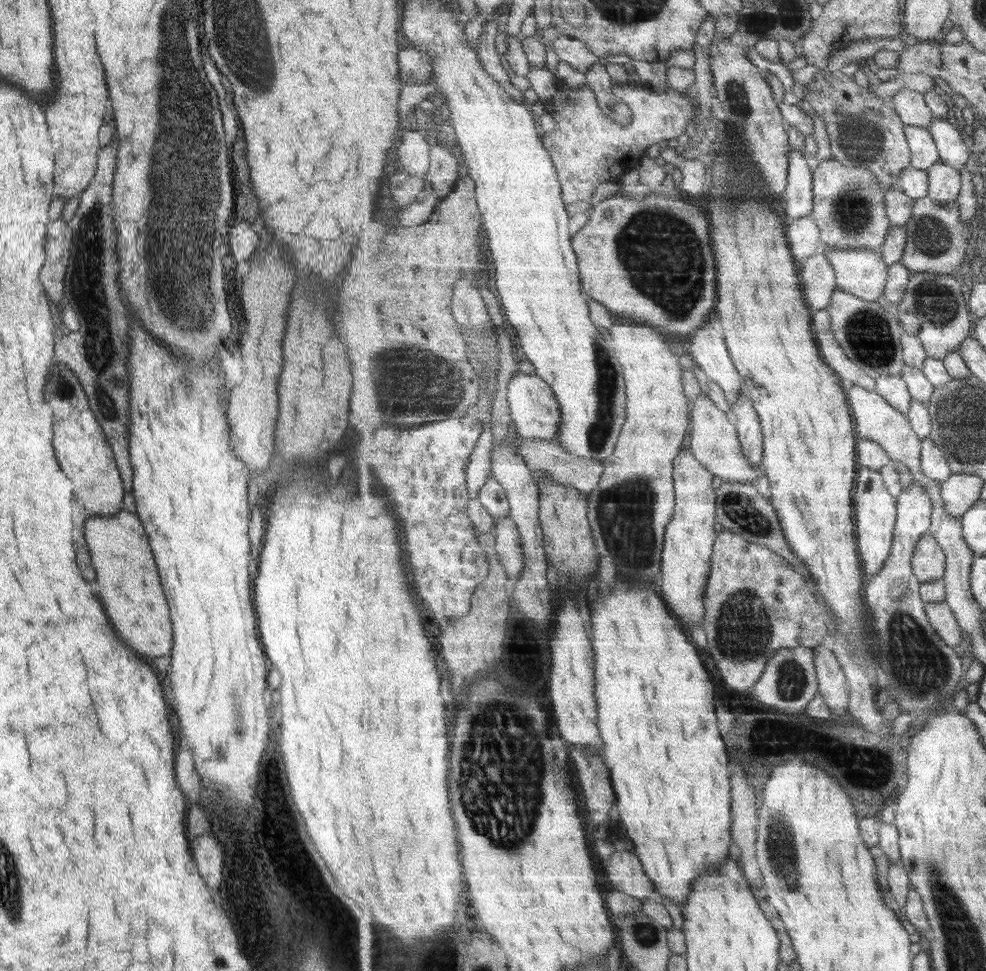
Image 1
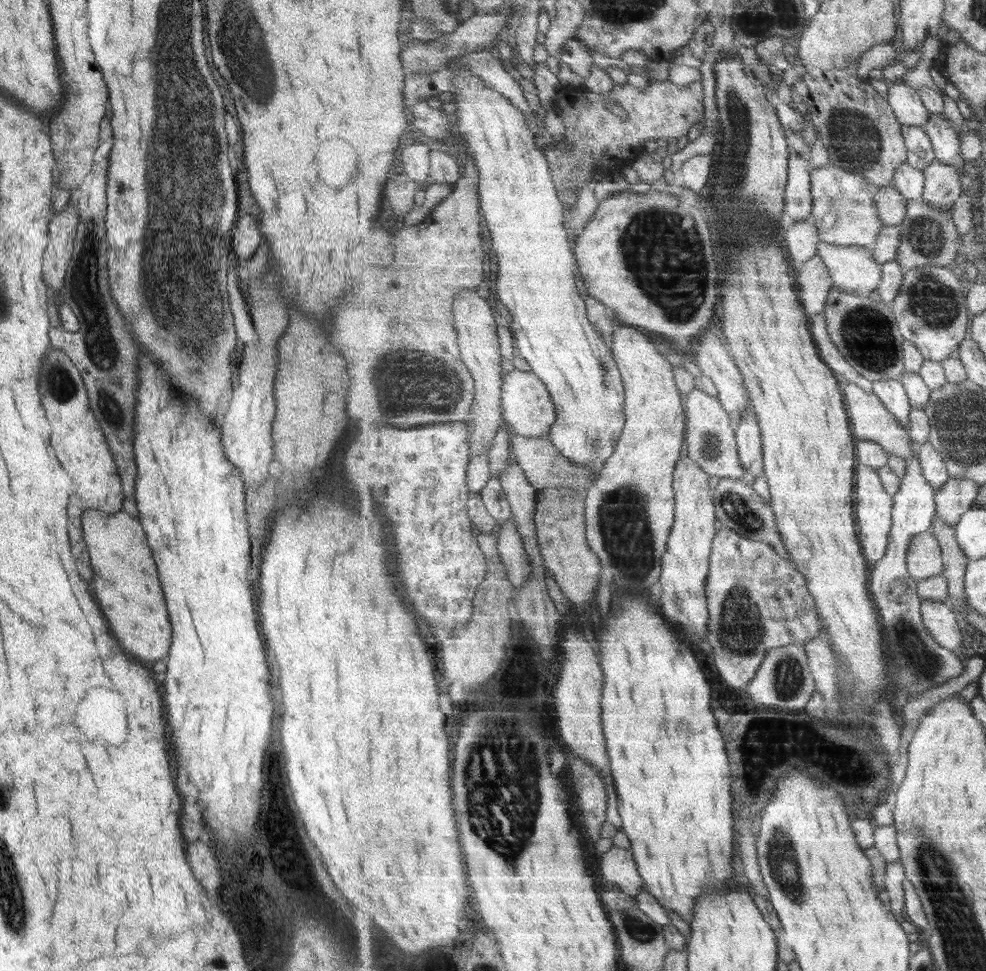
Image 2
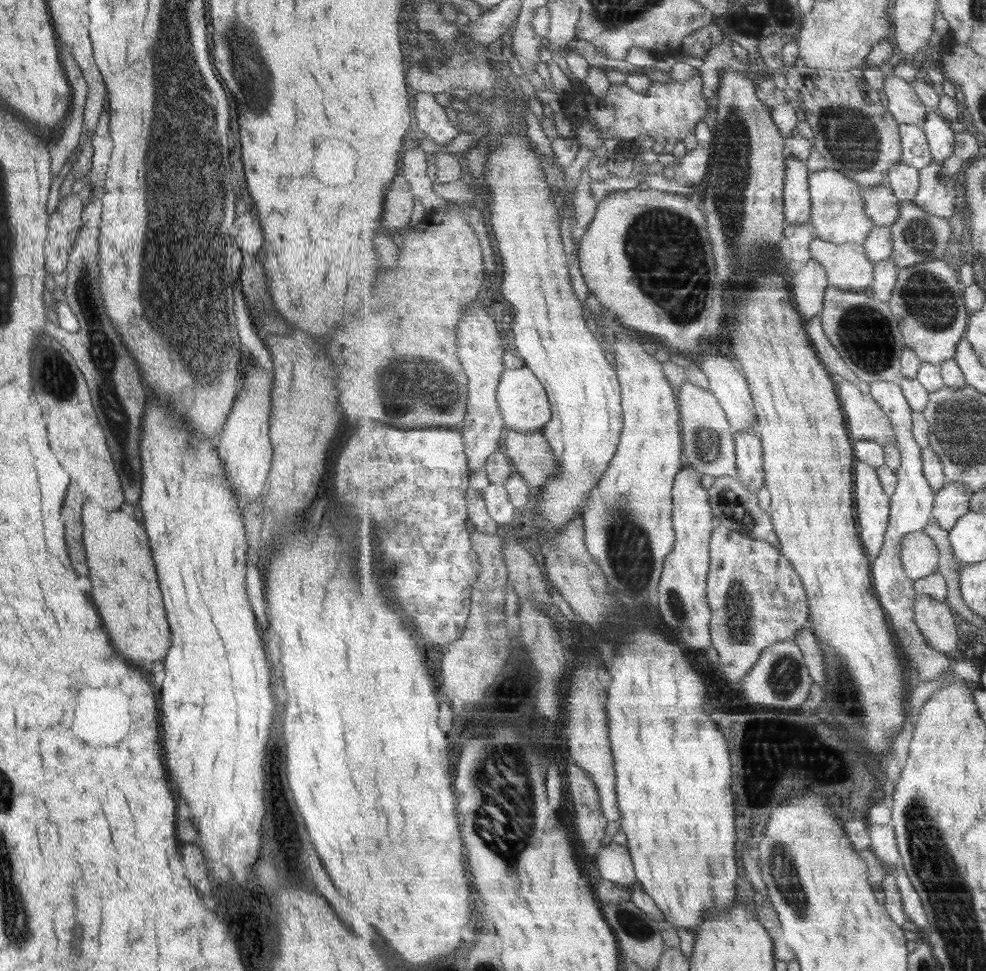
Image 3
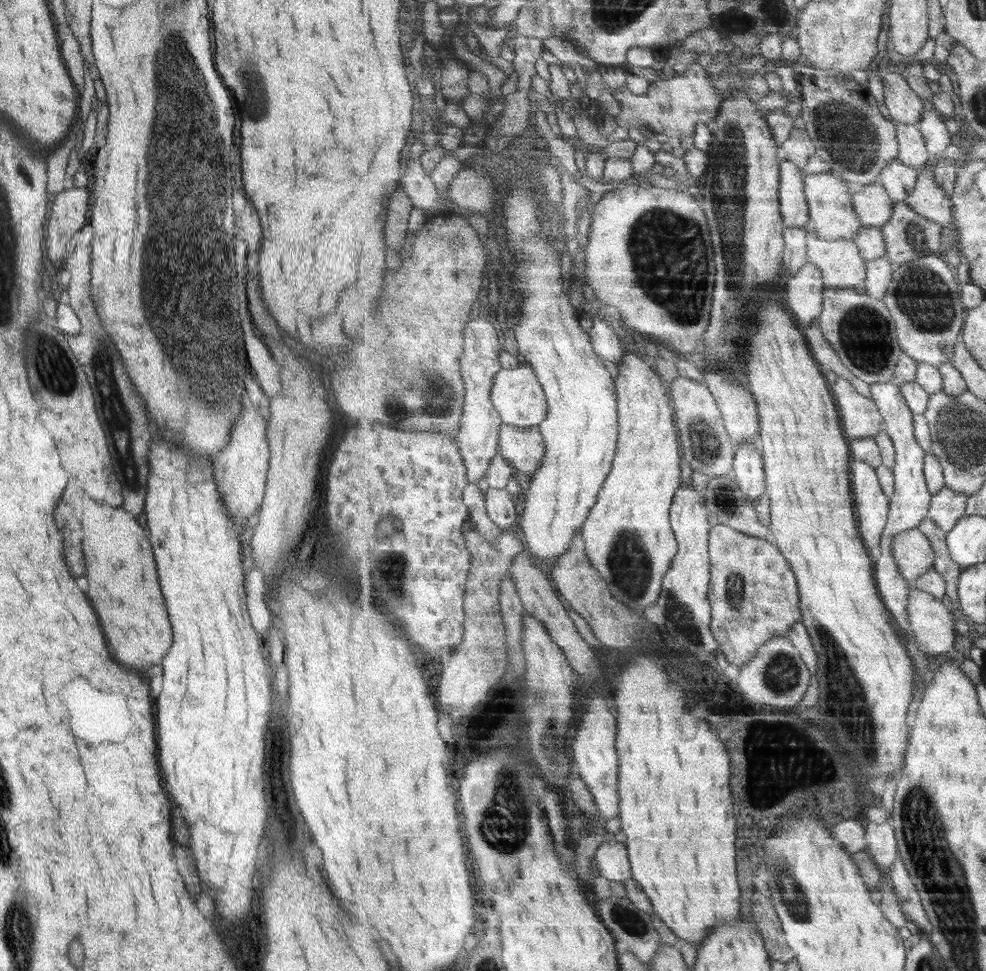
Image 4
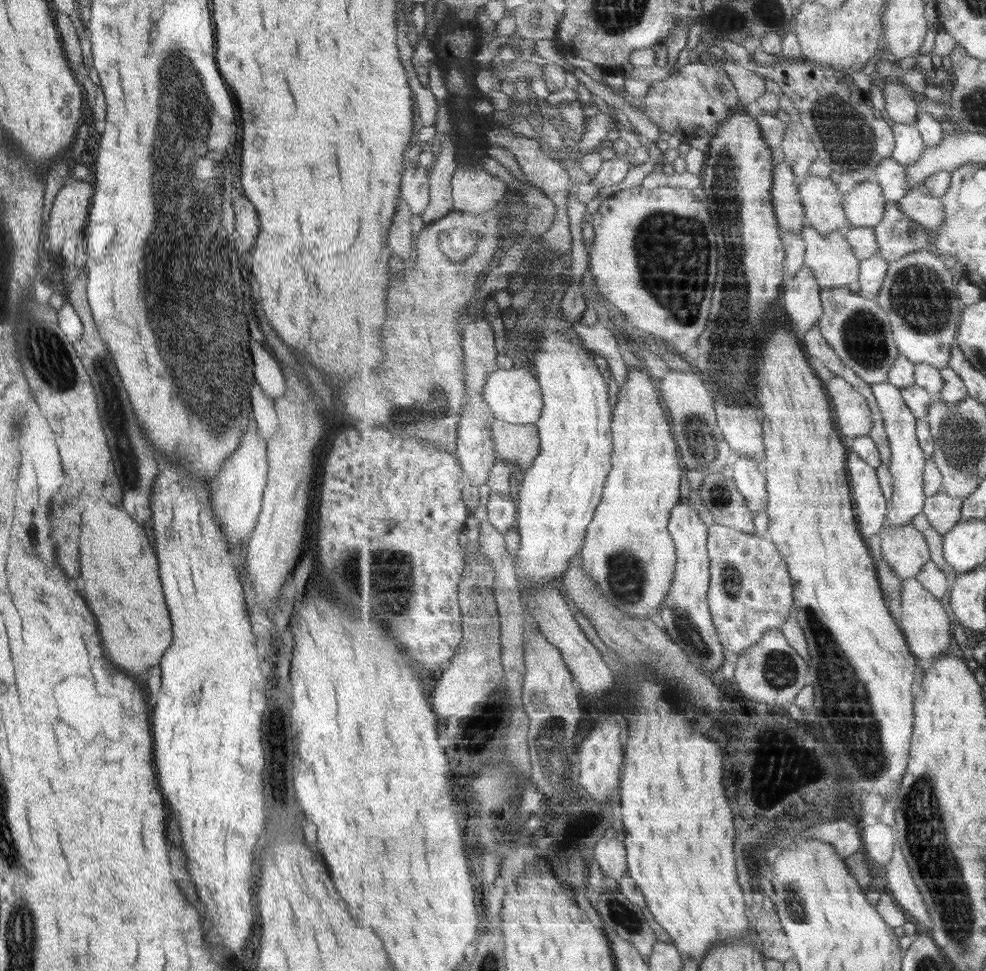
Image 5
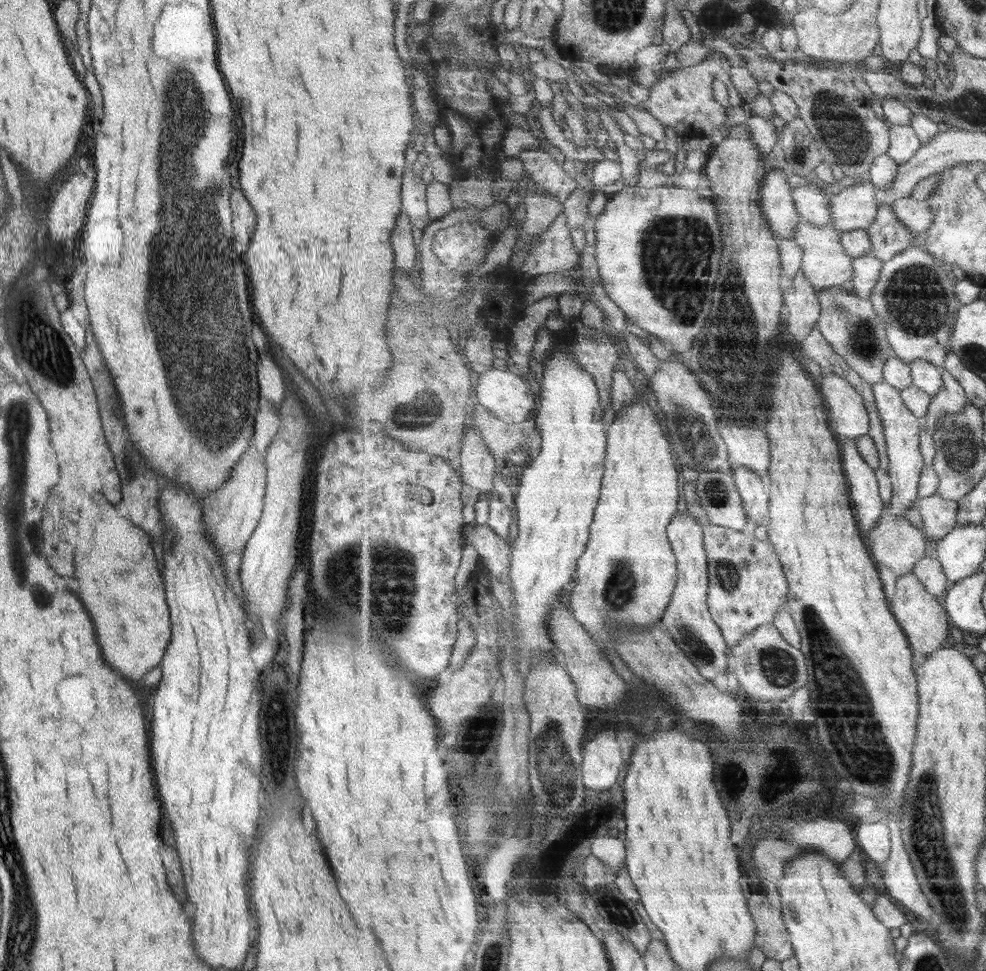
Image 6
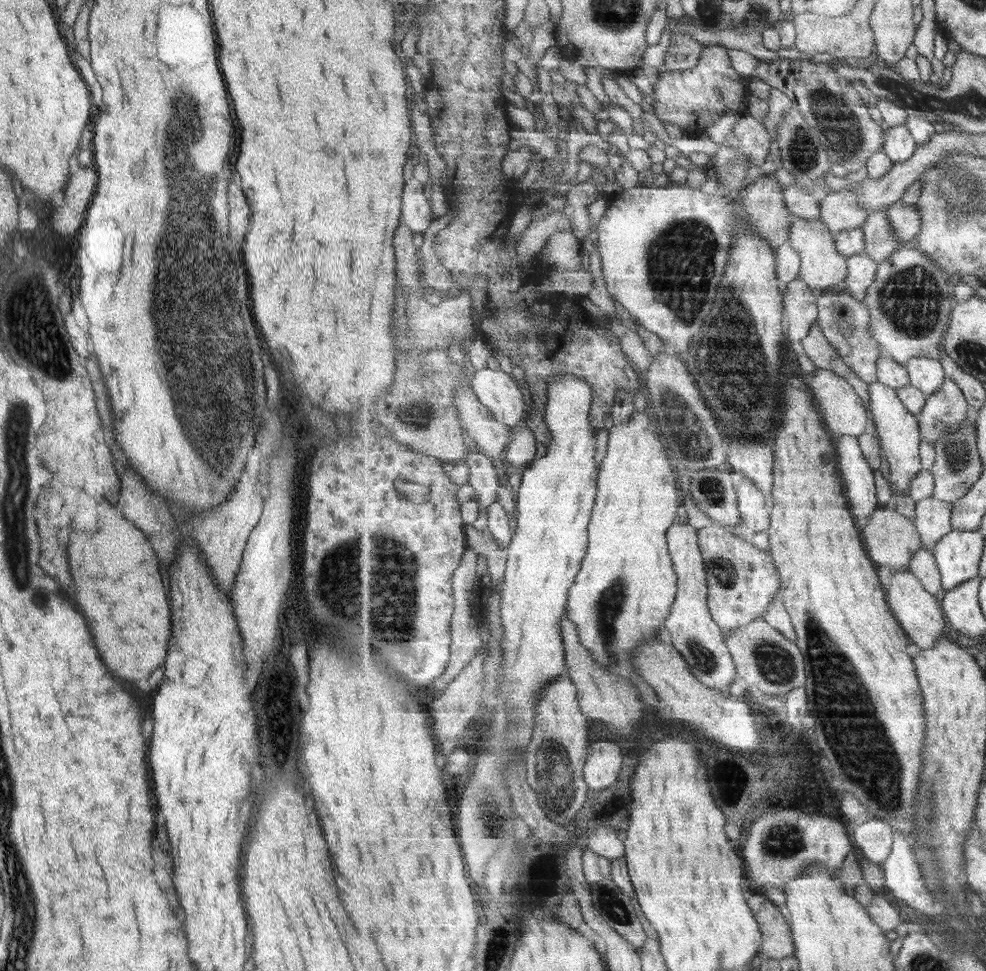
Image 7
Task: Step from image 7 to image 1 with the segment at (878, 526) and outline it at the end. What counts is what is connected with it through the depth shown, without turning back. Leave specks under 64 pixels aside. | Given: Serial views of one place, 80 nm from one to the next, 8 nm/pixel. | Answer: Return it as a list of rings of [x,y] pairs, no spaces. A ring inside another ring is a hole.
[[[929,532],[918,542],[914,554],[914,574],[921,584],[944,579],[946,554],[938,540]]]

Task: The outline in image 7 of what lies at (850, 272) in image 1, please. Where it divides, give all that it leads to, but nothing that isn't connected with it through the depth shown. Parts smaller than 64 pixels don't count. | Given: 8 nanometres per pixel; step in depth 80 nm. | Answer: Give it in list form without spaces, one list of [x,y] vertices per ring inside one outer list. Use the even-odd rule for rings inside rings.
[[[792,214],[792,227],[790,230],[790,243],[800,252],[802,267],[800,278],[803,279],[814,292],[831,289],[835,284],[843,282],[848,277],[850,268],[847,257],[840,253],[836,245],[836,238],[830,228],[820,220],[807,220]]]

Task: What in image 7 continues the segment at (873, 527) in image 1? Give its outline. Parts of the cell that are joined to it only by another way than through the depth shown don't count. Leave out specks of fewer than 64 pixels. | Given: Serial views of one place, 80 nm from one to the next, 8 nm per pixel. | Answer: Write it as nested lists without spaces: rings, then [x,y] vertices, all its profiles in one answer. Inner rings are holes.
[[[851,435],[836,436],[839,449],[840,469],[846,480],[847,498],[851,501],[851,510],[855,514],[859,530],[864,530],[870,522],[870,516],[880,506],[874,467],[870,465],[862,452],[857,437]]]

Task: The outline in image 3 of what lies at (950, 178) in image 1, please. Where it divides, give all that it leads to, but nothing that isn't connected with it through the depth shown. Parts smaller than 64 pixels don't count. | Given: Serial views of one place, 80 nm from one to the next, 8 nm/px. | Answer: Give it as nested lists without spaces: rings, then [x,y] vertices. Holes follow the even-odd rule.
[[[935,160],[920,170],[920,187],[913,202],[928,213],[949,220],[955,214],[957,188],[955,182],[944,175],[944,166]]]

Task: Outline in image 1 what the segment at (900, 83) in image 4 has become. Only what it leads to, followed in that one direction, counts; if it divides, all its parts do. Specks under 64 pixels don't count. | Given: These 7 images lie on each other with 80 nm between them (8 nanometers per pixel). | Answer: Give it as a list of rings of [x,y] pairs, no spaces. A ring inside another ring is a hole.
[[[904,87],[891,98],[891,101],[906,125],[927,129],[935,119],[921,92]]]

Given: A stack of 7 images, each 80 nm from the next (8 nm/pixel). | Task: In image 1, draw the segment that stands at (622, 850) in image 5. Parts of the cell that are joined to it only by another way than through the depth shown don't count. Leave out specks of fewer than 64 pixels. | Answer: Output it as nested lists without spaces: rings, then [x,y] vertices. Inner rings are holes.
[[[614,852],[606,860],[606,872],[614,890],[620,890],[640,901],[656,896],[654,882],[645,874],[639,856],[633,852]]]

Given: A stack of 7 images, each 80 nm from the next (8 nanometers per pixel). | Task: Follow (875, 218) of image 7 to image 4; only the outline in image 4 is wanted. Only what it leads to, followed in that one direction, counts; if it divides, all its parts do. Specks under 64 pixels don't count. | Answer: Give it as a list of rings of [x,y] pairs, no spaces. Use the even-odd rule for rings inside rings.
[[[894,201],[894,211],[891,220],[882,227],[885,235],[887,254],[894,266],[901,266],[906,262],[923,258],[927,255],[942,255],[943,248],[943,226],[933,222],[920,214],[917,214],[905,201]]]

